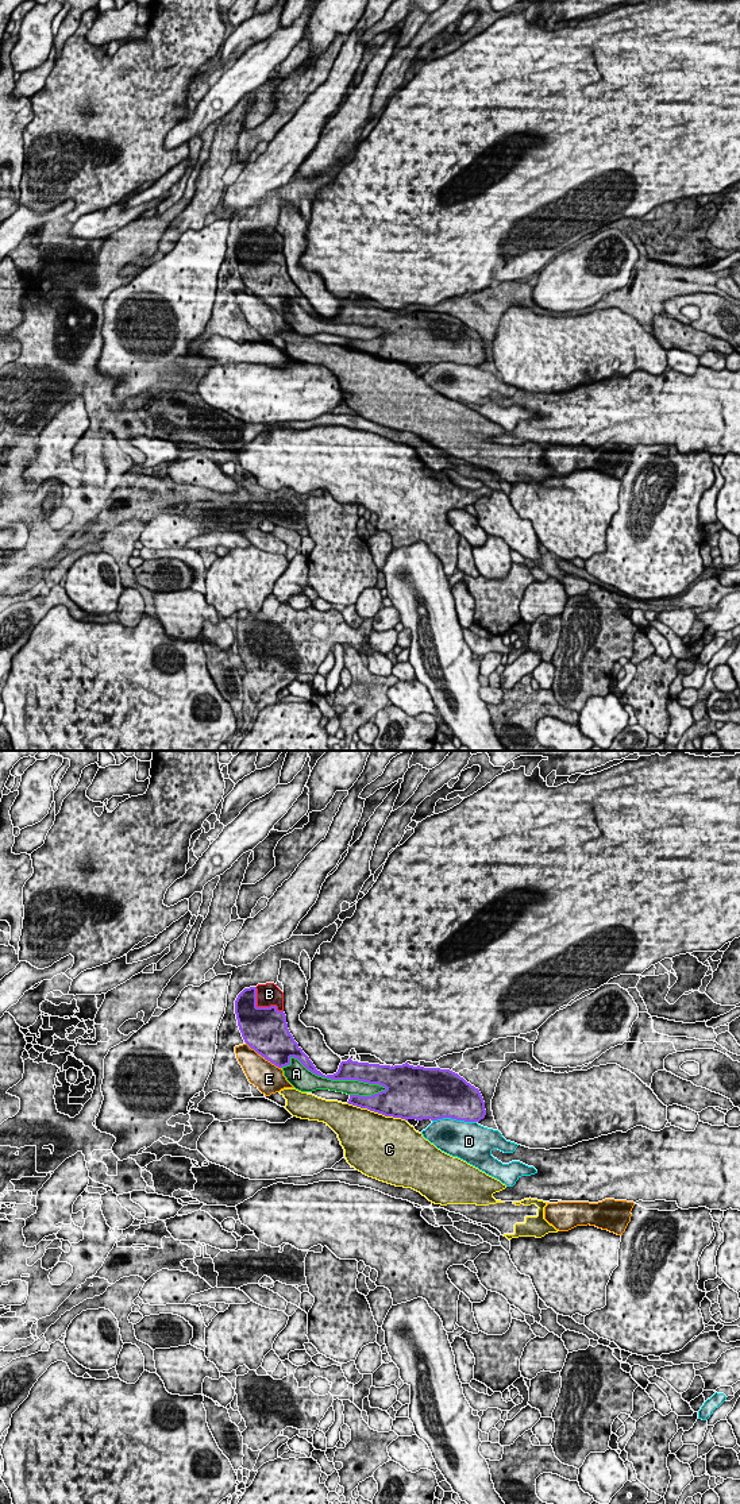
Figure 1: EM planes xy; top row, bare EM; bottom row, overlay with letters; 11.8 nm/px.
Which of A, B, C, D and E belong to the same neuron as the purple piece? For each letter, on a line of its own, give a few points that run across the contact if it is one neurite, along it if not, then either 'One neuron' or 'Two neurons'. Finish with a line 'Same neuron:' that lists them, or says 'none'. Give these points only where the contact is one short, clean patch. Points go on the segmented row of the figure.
A: Two neurons
B: One neuron
C: Two neurons
D: Two neurons
E: Two neurons
Same neuron: B

